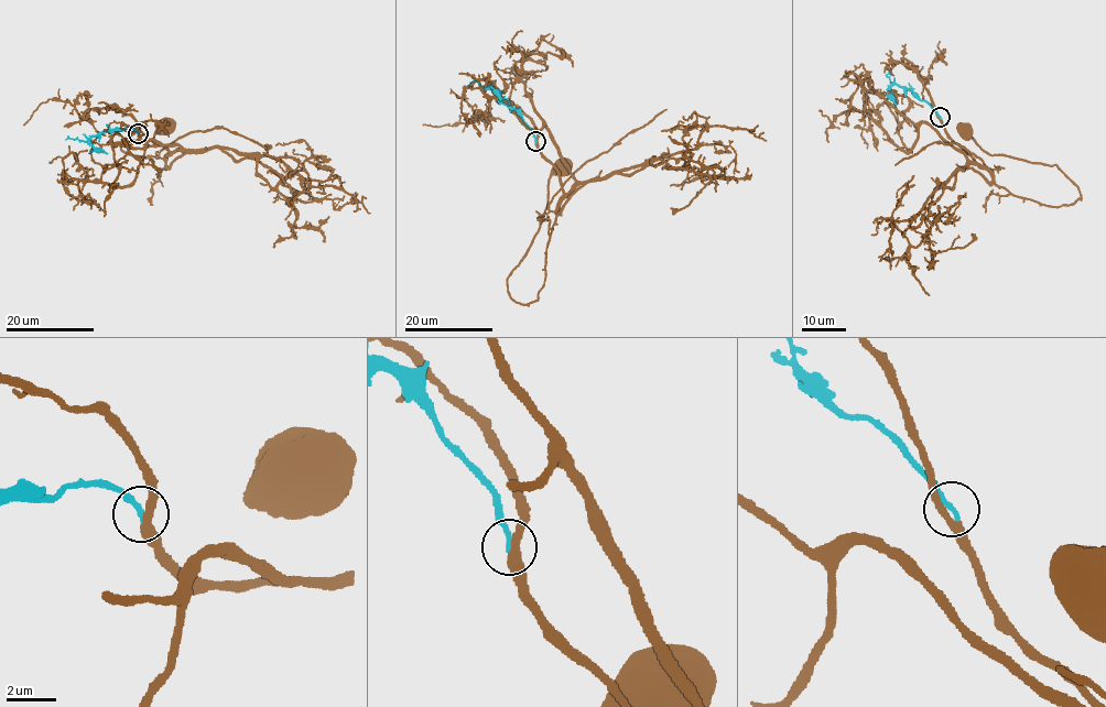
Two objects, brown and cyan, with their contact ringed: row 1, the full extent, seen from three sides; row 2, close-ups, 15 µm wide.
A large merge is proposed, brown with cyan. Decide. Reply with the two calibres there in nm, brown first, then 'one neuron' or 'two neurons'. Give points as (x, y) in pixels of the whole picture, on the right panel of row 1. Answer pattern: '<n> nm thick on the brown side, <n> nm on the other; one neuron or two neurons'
320 nm thick on the brown side, 240 nm on the other; one neuron

